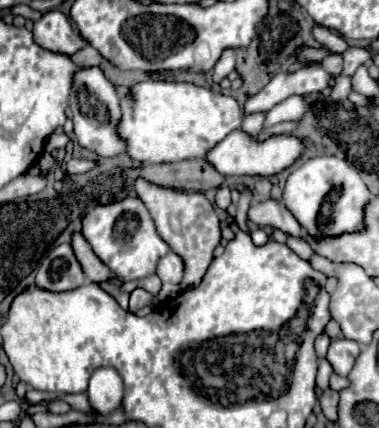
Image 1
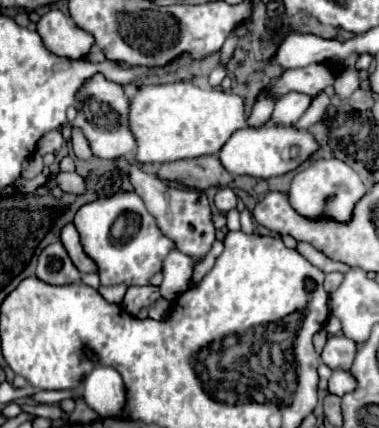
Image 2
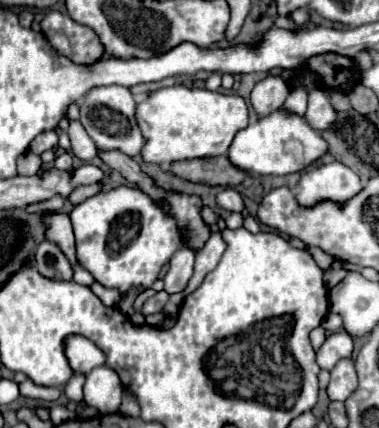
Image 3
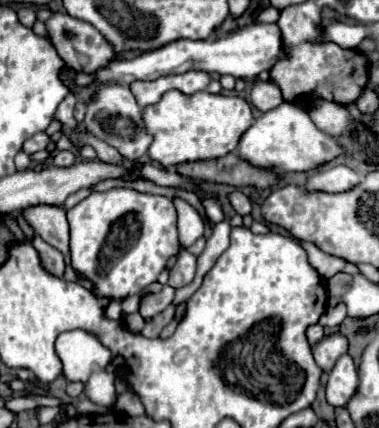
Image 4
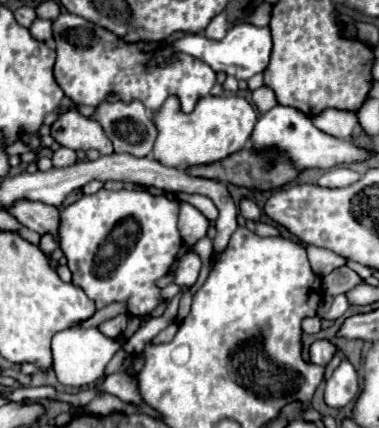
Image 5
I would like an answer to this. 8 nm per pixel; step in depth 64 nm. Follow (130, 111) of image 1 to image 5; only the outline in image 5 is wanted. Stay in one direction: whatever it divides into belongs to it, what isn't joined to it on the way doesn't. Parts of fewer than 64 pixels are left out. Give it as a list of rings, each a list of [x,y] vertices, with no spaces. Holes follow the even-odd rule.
[[[170,96],[152,114],[152,120],[158,130],[152,156],[164,166],[188,168],[222,160],[244,148],[258,116],[256,110],[240,96],[204,96],[196,102],[196,108],[190,114],[180,110],[180,100],[176,100],[176,96]]]

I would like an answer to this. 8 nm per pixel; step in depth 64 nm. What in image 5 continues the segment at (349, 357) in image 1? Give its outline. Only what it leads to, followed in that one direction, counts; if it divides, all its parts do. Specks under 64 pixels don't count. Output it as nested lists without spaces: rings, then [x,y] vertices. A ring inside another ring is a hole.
[[[316,340],[312,346],[310,346],[310,360],[314,364],[320,364],[320,366],[328,366],[328,362],[334,358],[336,354],[336,344],[330,342],[330,340]]]

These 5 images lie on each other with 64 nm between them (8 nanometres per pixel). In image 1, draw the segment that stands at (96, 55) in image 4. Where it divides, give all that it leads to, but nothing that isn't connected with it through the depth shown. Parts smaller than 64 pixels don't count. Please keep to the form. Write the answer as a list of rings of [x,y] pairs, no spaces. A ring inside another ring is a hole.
[[[50,10],[38,22],[34,22],[32,34],[42,48],[58,54],[70,56],[84,46],[84,40],[74,24],[58,10]]]

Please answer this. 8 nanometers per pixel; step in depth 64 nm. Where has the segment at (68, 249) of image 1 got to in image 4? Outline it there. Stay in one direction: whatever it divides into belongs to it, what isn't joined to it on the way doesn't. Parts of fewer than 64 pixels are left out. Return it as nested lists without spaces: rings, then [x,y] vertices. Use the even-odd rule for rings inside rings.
[[[38,236],[32,240],[32,246],[38,250],[42,268],[44,268],[46,272],[50,272],[52,276],[62,278],[62,276],[64,276],[64,270],[66,270],[66,262],[64,262],[62,252],[58,252],[56,248],[52,248],[52,246],[46,244],[44,240],[40,240]]]

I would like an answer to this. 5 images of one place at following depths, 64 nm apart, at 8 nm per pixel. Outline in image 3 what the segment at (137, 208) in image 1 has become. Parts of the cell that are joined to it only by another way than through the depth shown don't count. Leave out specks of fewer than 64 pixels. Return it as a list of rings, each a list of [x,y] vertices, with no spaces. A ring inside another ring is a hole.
[[[120,186],[110,192],[100,192],[84,200],[72,210],[70,220],[76,234],[76,250],[80,264],[96,278],[96,282],[100,282],[106,288],[116,288],[122,294],[128,292],[132,286],[152,286],[162,268],[158,264],[166,264],[170,256],[182,246],[182,240],[176,234],[176,224],[164,214],[162,206],[158,206],[150,196],[146,196],[138,188],[130,188],[130,186]]]

